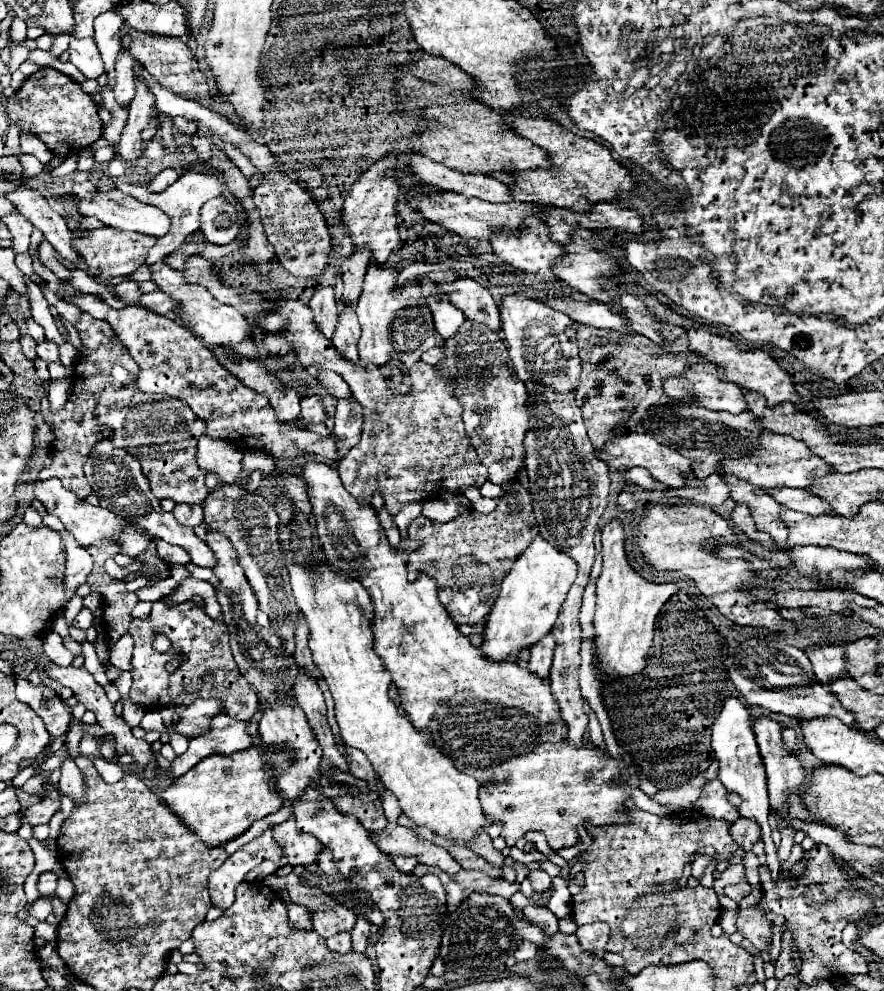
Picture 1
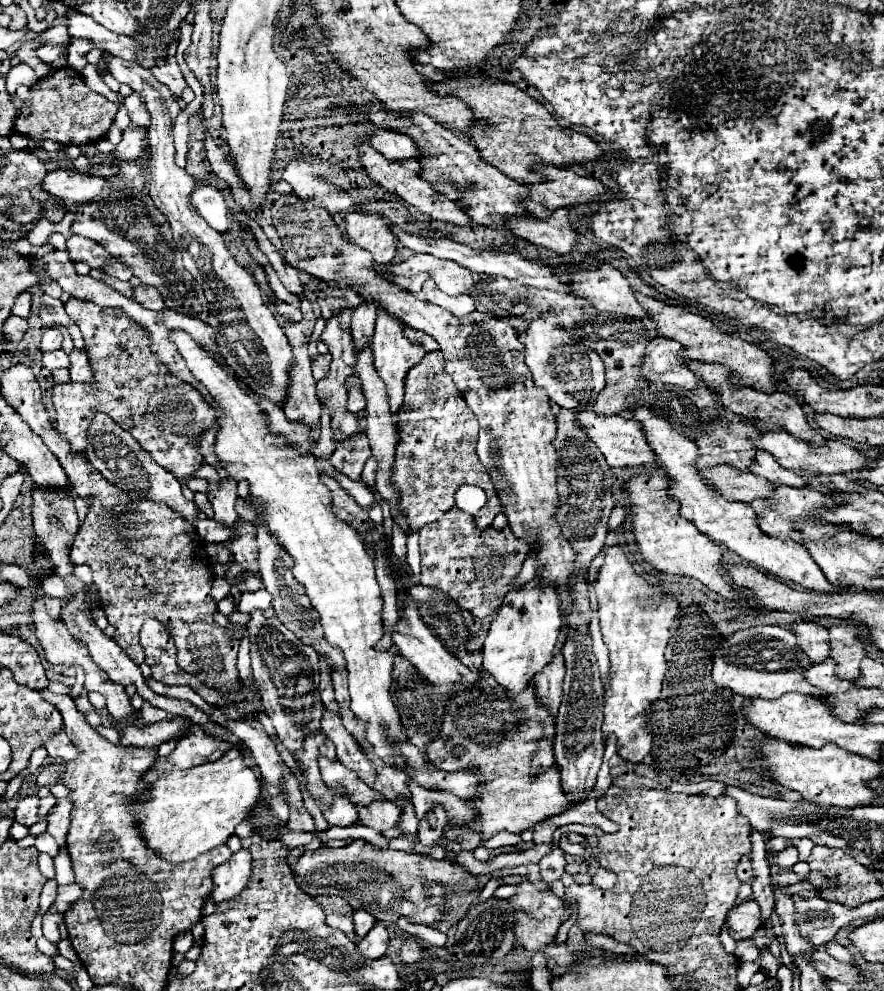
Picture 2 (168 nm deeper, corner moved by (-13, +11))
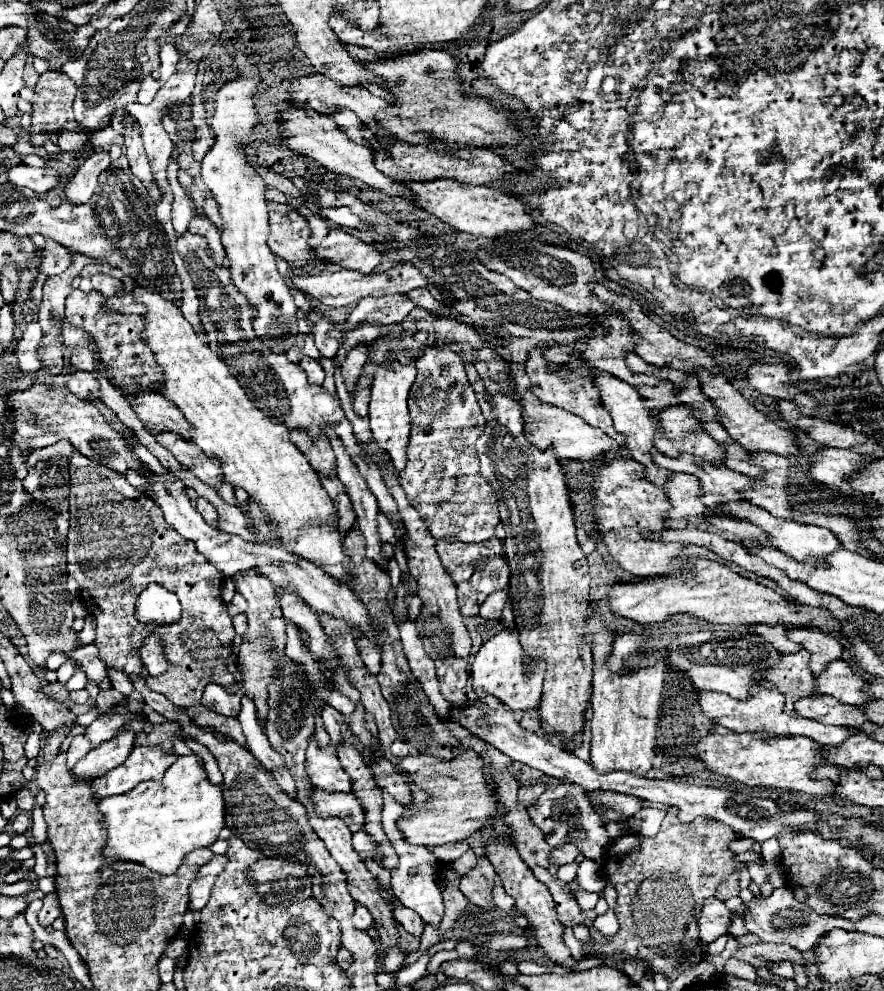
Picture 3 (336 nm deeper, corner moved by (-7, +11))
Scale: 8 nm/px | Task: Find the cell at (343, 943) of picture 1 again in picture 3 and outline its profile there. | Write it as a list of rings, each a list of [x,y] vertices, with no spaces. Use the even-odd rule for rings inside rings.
[[[357,904],[355,914],[353,914],[353,924],[355,924],[355,928],[359,928],[359,930],[369,930],[369,928],[373,926],[373,916],[371,916],[371,912],[369,912],[367,908],[363,908],[361,904]]]

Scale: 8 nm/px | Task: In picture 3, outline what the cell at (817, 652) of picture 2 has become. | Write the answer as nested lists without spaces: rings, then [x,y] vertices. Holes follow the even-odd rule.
[[[757,624],[757,626],[751,626],[749,632],[755,632],[755,634],[761,634],[767,642],[771,642],[781,654],[791,654],[791,652],[799,652],[801,646],[787,640],[787,634],[789,630],[785,626],[765,626],[765,624]]]

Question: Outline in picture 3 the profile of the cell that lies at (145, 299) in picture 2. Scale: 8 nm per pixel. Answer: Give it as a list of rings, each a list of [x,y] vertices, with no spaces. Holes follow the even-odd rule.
[[[129,292],[121,294],[121,296],[111,296],[107,298],[107,304],[111,304],[111,308],[115,308],[117,312],[123,312],[123,314],[141,314],[145,316],[147,312],[147,306],[139,304],[133,300],[133,296],[129,296]]]

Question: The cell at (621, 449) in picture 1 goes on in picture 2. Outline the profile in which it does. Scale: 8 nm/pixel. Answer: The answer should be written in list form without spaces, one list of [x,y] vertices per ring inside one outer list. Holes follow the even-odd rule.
[[[581,410],[577,414],[577,426],[581,426],[581,430],[589,436],[589,440],[593,440],[597,444],[597,448],[601,450],[601,454],[605,456],[605,460],[611,468],[615,468],[615,466],[645,466],[645,464],[655,464],[657,462],[655,460],[657,456],[649,448],[647,438],[641,430],[641,424],[631,420],[631,418],[597,416],[591,410]]]

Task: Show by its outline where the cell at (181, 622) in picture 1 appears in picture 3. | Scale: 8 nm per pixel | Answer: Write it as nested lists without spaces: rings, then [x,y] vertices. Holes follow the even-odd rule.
[[[155,632],[143,640],[143,644],[139,648],[139,656],[153,678],[159,678],[167,672],[167,658],[165,658],[163,640]]]

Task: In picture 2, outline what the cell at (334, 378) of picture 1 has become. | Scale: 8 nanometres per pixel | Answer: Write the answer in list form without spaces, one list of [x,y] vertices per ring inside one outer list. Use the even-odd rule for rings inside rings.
[[[329,354],[317,356],[317,358],[313,360],[313,378],[315,378],[315,380],[325,378],[327,372],[329,372],[329,364],[331,364],[331,356],[329,356]]]

